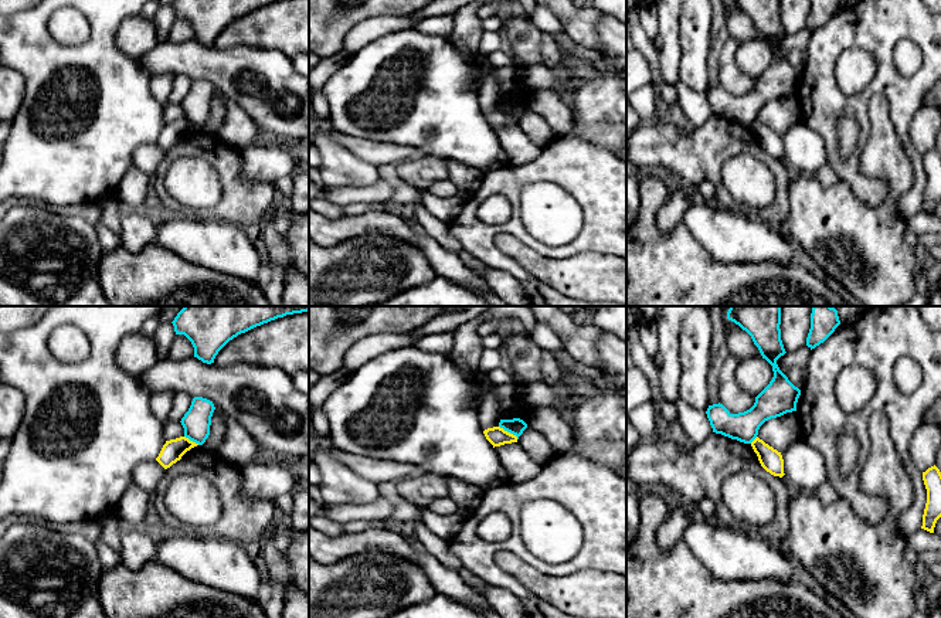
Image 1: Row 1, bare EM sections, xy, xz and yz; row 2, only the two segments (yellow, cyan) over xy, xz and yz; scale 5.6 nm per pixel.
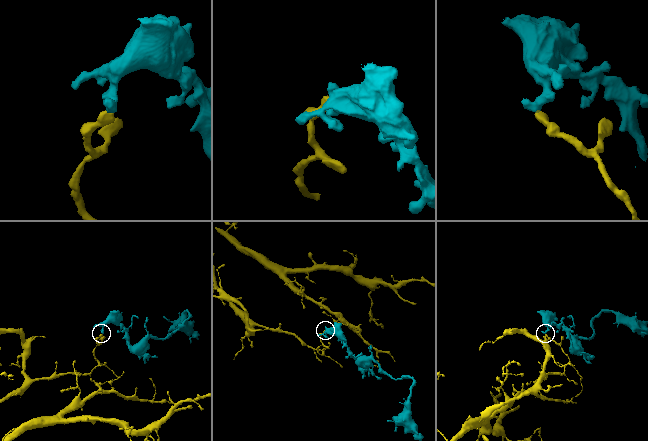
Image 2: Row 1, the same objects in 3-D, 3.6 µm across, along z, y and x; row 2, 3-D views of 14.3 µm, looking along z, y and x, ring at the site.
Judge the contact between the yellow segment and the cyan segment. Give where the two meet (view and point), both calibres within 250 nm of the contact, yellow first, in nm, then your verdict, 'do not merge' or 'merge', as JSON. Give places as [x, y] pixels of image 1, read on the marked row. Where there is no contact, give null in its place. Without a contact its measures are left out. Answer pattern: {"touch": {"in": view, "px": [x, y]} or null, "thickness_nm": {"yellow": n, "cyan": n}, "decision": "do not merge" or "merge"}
{"touch": {"in": "xz", "px": [509, 433]}, "thickness_nm": {"yellow": 110, "cyan": 90}, "decision": "do not merge"}

